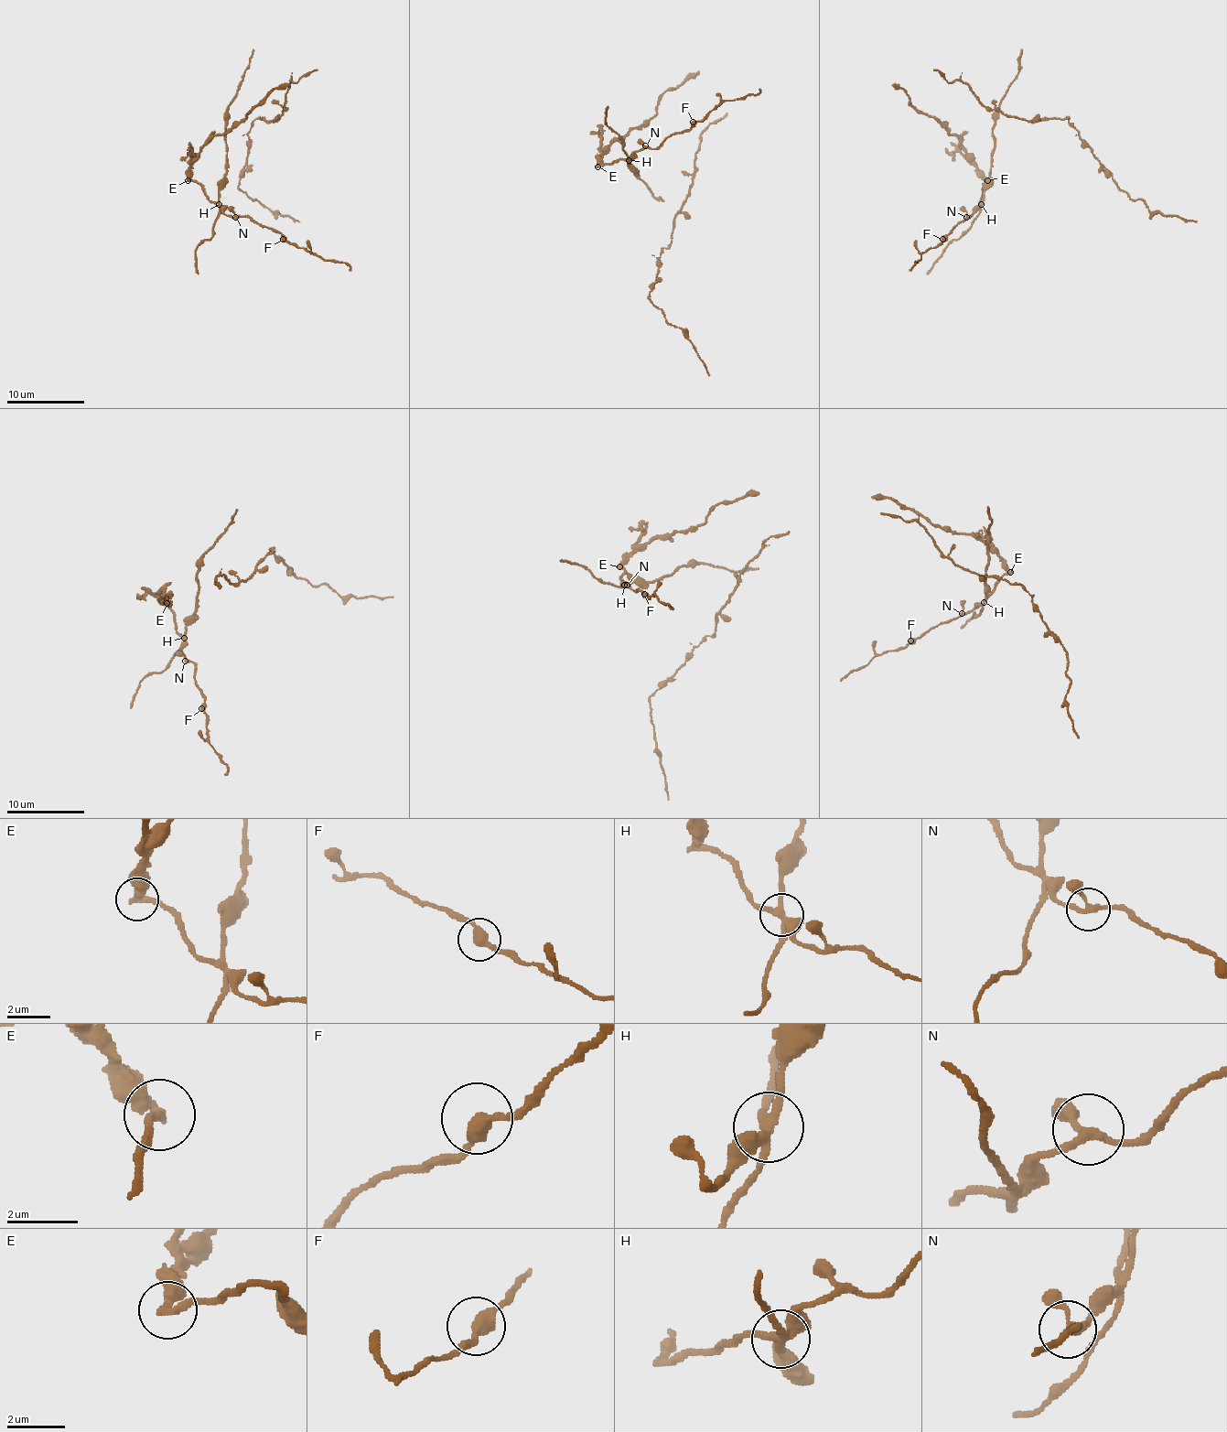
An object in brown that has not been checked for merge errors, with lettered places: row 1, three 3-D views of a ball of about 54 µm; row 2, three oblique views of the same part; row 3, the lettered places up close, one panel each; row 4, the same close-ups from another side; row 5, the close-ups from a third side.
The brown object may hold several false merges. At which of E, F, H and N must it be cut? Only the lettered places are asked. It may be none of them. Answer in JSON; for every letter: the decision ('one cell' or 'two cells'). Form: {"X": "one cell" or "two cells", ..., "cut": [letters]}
{"E": "two cells", "F": "one cell", "H": "two cells", "N": "one cell", "cut": ["E", "H"]}

